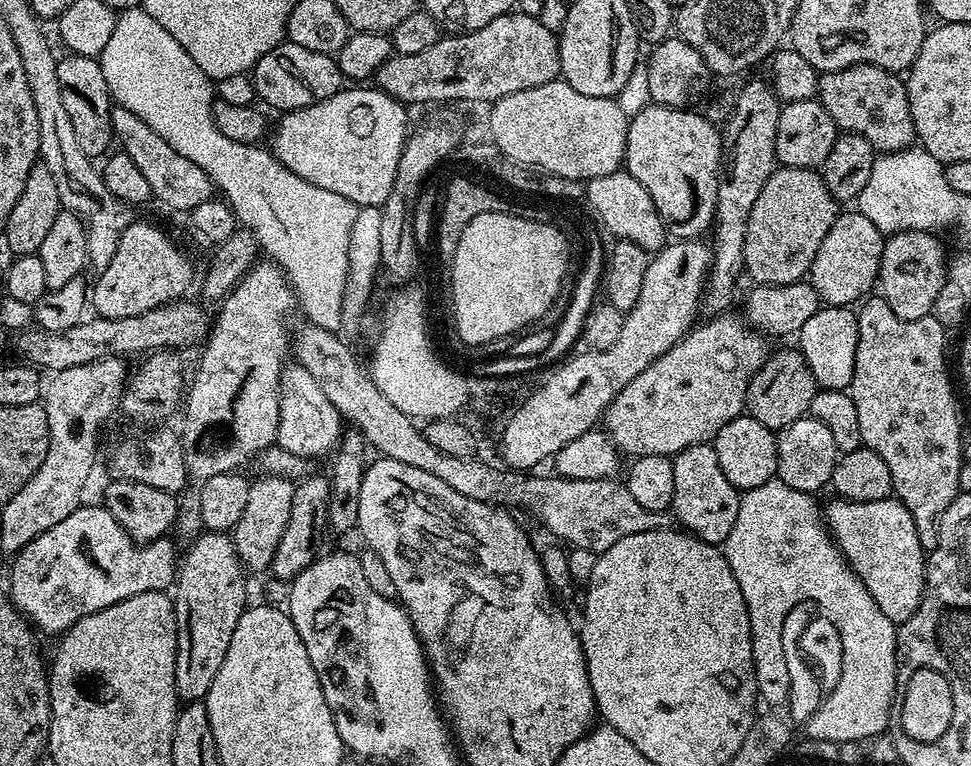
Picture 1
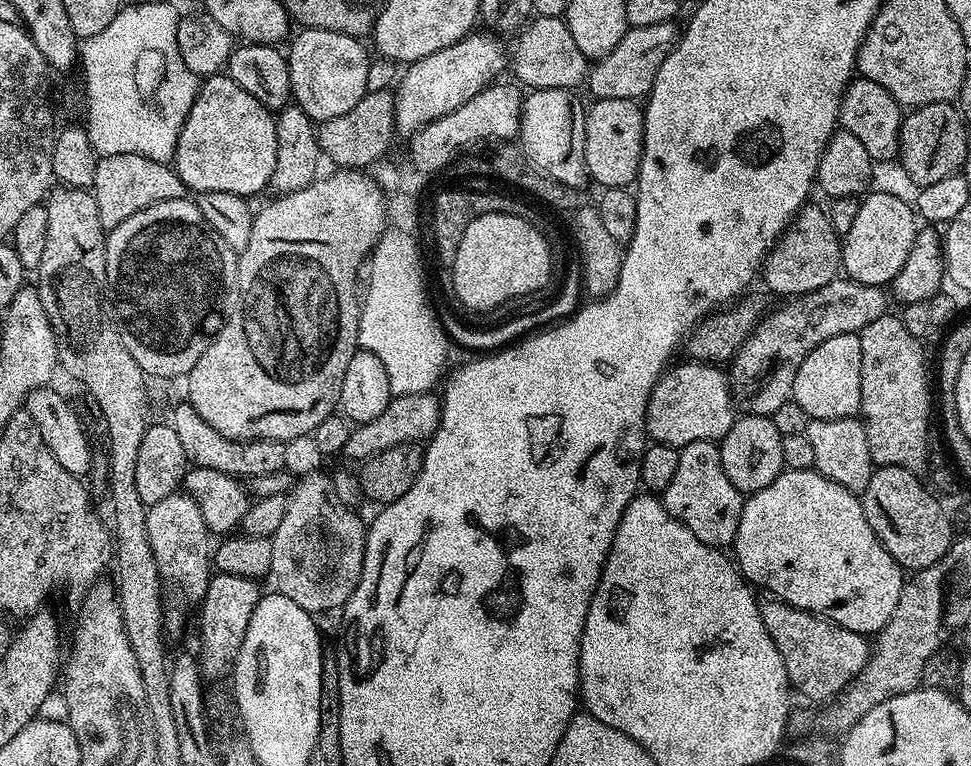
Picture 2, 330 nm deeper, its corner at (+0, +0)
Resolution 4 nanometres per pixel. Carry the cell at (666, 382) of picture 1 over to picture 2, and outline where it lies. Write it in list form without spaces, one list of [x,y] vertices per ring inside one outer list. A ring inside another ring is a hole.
[[[837,278],[822,286],[822,290],[789,299],[781,303],[781,308],[773,307],[730,361],[730,387],[735,403],[751,415],[771,416],[778,406],[789,403],[798,366],[802,366],[814,346],[838,334],[860,333],[889,311],[888,300],[889,293],[881,285]]]

